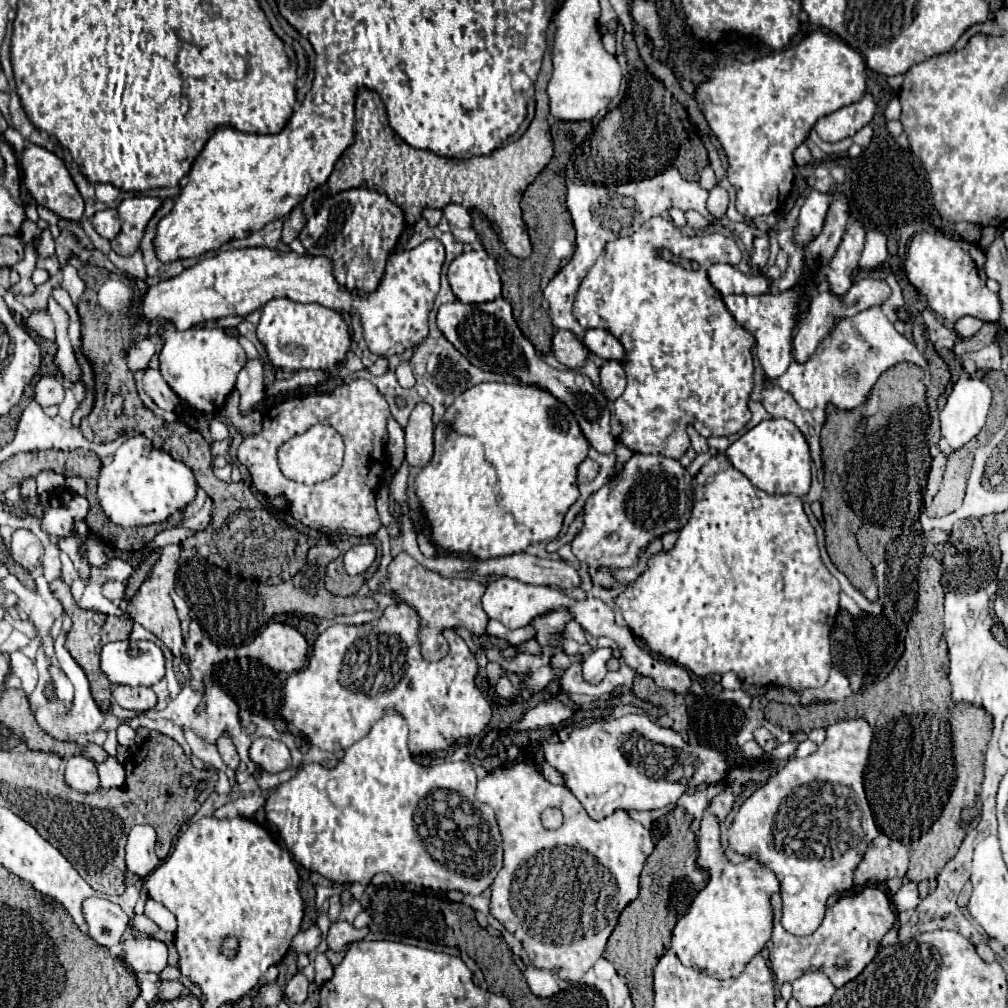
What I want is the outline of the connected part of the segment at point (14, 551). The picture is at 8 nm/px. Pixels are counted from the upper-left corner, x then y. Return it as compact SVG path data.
M21 528L13 532L11 538L11 556L17 564L21 564L25 570L35 570L41 564L43 558L43 546L35 534L29 534L29 530Z

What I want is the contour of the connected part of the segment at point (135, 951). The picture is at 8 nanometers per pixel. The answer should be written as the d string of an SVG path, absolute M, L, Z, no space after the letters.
M155 938L123 942L123 960L133 972L161 972L167 966L167 946Z

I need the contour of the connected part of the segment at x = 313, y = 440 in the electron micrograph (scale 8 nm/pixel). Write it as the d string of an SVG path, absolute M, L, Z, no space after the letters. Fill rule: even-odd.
M318 423L302 435L291 438L279 448L279 466L281 472L303 484L317 484L331 478L343 462L343 440L341 435L331 426Z

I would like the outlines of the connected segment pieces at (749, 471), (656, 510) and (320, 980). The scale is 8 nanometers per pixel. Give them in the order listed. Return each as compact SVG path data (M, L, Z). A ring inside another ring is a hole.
M769 418L745 432L727 450L731 464L743 472L753 486L769 494L805 496L811 486L811 454L803 432L785 418Z
M633 454L613 482L587 498L583 530L571 542L573 554L579 562L589 560L589 566L595 568L629 568L651 538L669 530L681 530L691 506L691 474L679 460L661 454Z
M317 952L317 956L315 956L315 970L317 970L315 982L317 982L319 986L325 984L325 982L333 976L333 968L331 968L331 964L327 962L327 956L325 956L323 952Z

